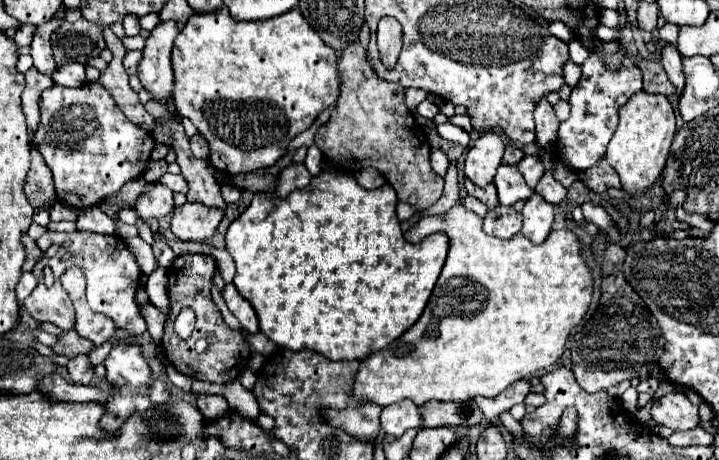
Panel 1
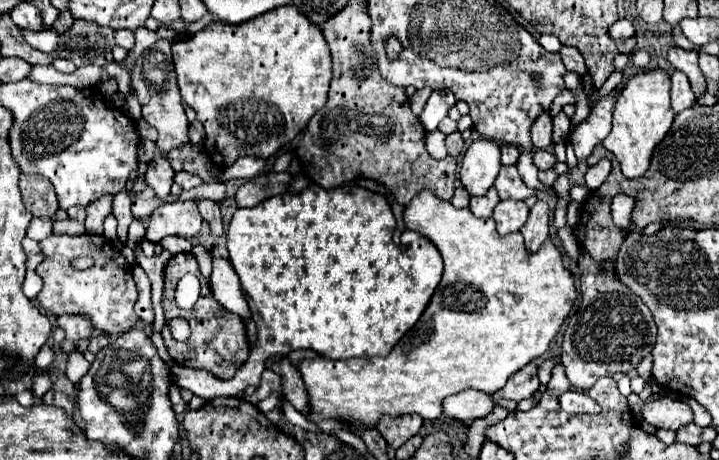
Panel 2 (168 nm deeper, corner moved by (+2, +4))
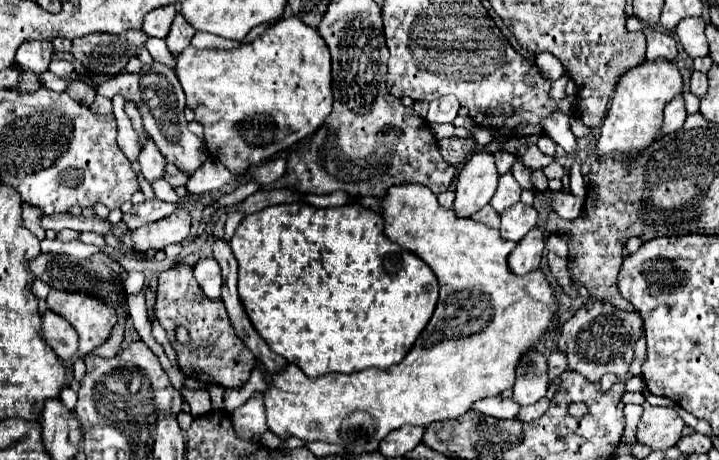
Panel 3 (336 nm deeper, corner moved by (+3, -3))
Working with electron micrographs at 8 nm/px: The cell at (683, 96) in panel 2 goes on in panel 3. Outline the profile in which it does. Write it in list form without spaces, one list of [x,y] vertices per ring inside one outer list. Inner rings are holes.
[[[677,96],[675,100],[671,100],[665,108],[665,118],[663,118],[663,128],[659,130],[659,136],[665,136],[665,134],[673,134],[679,126],[683,126],[685,122],[685,102],[683,102],[683,96]]]

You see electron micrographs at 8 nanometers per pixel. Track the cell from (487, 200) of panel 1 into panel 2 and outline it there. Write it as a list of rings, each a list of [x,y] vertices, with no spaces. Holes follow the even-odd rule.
[[[488,189],[488,193],[484,197],[470,197],[470,211],[476,215],[476,217],[490,217],[492,215],[492,209],[498,205],[498,193],[496,189]]]

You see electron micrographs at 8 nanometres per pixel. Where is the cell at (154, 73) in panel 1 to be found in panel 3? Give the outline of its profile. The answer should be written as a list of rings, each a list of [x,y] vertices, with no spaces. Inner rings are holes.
[[[153,62],[149,66],[143,66],[139,74],[121,72],[115,78],[105,80],[99,86],[99,94],[107,96],[107,98],[121,94],[125,100],[135,102],[143,116],[143,126],[149,132],[149,136],[153,138],[153,142],[157,144],[159,152],[165,156],[167,162],[175,164],[187,176],[191,176],[209,158],[209,152],[207,152],[203,140],[187,130],[187,120],[183,116],[185,94],[183,94],[183,88],[171,68],[167,68],[159,62]]]

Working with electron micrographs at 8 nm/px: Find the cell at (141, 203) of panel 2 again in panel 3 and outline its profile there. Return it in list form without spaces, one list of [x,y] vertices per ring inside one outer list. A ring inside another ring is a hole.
[[[153,198],[153,200],[147,200],[143,204],[135,204],[131,212],[125,212],[123,224],[127,226],[127,230],[135,230],[139,226],[161,220],[163,216],[169,216],[175,208],[177,208],[177,204],[169,204],[169,202],[161,202],[161,200]]]

